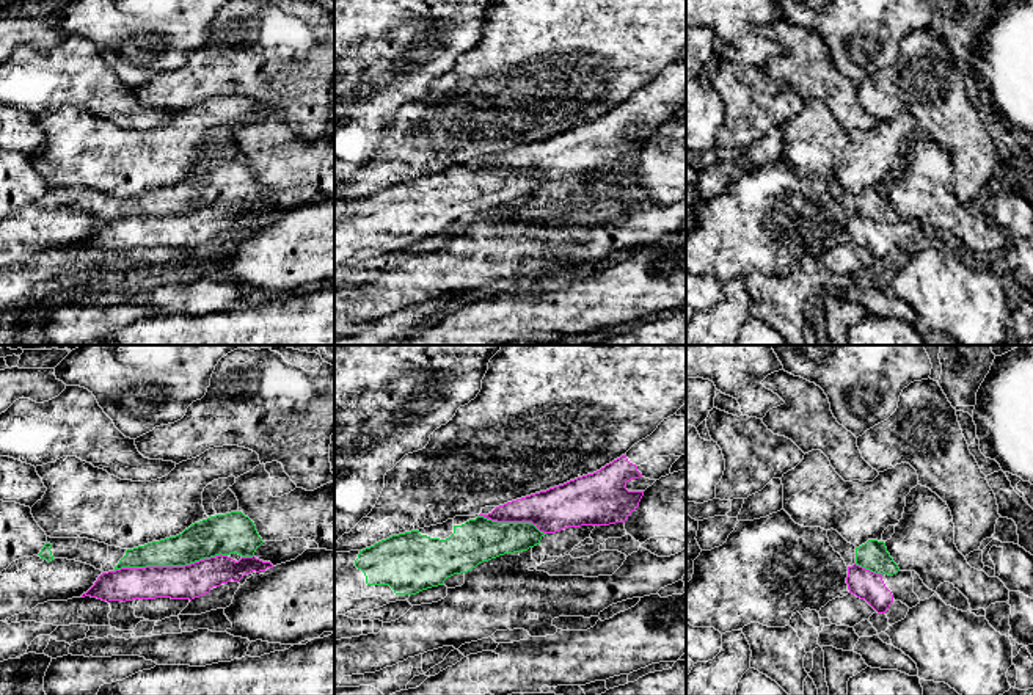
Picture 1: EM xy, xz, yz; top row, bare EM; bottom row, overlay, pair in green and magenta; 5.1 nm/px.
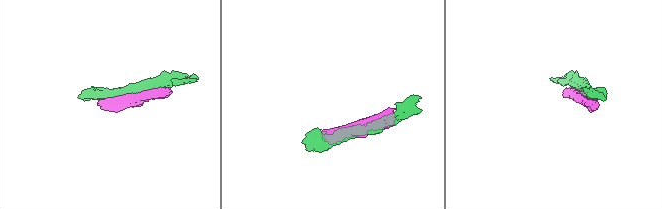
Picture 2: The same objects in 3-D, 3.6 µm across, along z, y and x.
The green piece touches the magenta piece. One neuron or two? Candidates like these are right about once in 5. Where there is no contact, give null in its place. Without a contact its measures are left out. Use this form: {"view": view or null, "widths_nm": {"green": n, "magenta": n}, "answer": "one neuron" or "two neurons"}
{"view": "xy", "widths_nm": {"green": 190, "magenta": 180}, "answer": "two neurons"}

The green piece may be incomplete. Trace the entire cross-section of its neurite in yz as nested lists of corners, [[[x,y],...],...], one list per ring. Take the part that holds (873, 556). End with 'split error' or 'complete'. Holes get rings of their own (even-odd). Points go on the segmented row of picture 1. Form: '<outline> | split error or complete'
[[[868,540],[865,544],[856,548],[856,565],[882,576],[893,576],[900,571],[887,552],[885,543],[878,540]]] | complete

